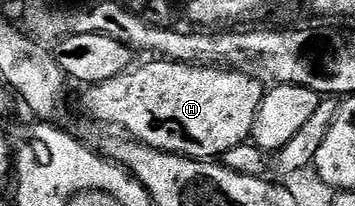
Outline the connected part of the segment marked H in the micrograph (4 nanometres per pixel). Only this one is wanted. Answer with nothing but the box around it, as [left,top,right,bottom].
[80,61,266,161]

